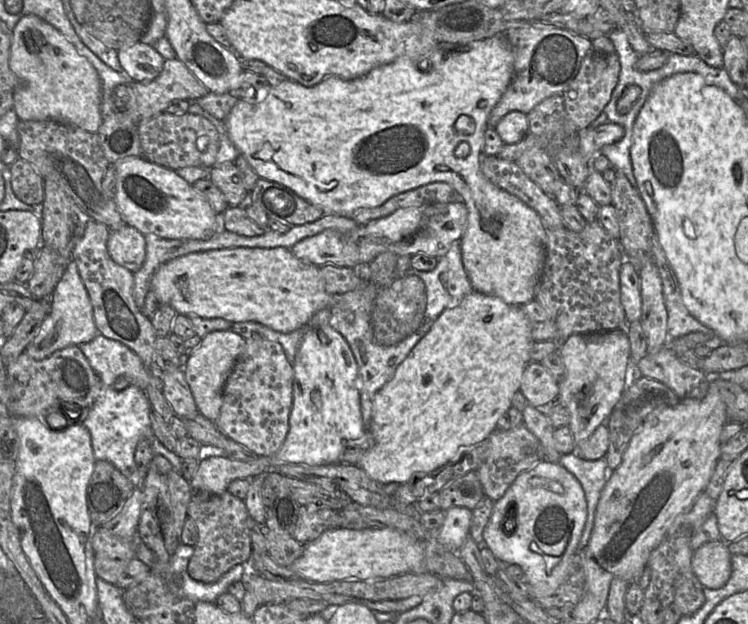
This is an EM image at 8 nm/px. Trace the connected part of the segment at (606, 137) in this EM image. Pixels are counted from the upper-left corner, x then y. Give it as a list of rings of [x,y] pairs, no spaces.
[[[607,122],[596,128],[581,129],[577,133],[579,137],[579,152],[587,161],[593,161],[604,146],[619,141],[624,132],[623,126],[612,122]]]

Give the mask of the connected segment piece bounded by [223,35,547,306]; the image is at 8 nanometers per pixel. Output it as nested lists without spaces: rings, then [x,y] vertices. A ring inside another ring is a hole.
[[[494,35],[482,40],[472,41],[466,45],[440,43],[429,54],[428,59],[421,59],[416,62],[411,58],[402,58],[393,63],[376,67],[367,74],[351,80],[331,76],[315,86],[306,87],[286,79],[278,86],[271,87],[263,101],[256,101],[255,89],[249,88],[246,98],[237,100],[223,122],[230,140],[246,158],[259,178],[277,182],[288,187],[301,198],[321,208],[325,214],[351,217],[357,209],[381,206],[390,198],[420,186],[432,182],[449,184],[461,196],[461,201],[465,203],[468,211],[467,225],[461,238],[461,251],[463,266],[474,291],[500,298],[509,305],[523,306],[535,300],[544,268],[547,228],[534,209],[518,197],[495,186],[485,177],[481,170],[488,117],[491,110],[506,91],[511,80],[513,67],[514,53],[505,35]],[[463,142],[467,143],[470,147],[469,155],[466,157],[456,157],[455,149]]]

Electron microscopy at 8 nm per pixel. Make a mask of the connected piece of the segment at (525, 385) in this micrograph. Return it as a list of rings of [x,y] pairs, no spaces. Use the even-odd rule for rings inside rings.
[[[530,362],[525,368],[520,392],[535,408],[547,408],[559,395],[559,383],[541,363]]]

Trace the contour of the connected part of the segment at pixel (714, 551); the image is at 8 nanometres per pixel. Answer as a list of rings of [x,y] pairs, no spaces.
[[[711,541],[694,551],[692,569],[700,583],[709,589],[720,589],[732,573],[732,554],[726,542]]]

